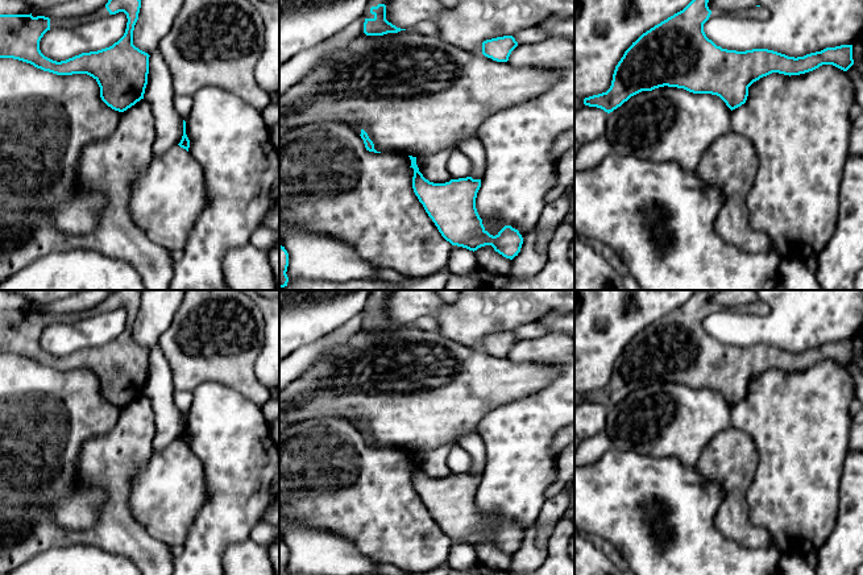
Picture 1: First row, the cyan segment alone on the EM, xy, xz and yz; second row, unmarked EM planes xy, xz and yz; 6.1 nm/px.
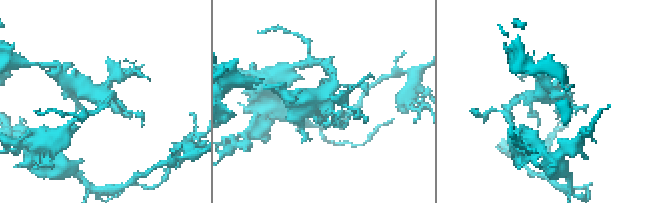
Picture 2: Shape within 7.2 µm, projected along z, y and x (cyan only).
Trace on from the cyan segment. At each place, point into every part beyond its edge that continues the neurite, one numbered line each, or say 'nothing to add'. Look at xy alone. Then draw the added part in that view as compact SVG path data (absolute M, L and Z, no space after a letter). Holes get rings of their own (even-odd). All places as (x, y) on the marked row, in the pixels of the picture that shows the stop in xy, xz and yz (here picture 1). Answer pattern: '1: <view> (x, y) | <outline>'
1: xy (102, 12) | M105 5L99 8L96 12L86 16L86 17L80 17L80 18L50 18L50 29L57 29L57 28L70 28L74 26L76 24L82 24L82 22L88 22L92 20L97 20L101 17L107 17L109 16L109 12L107 11Z

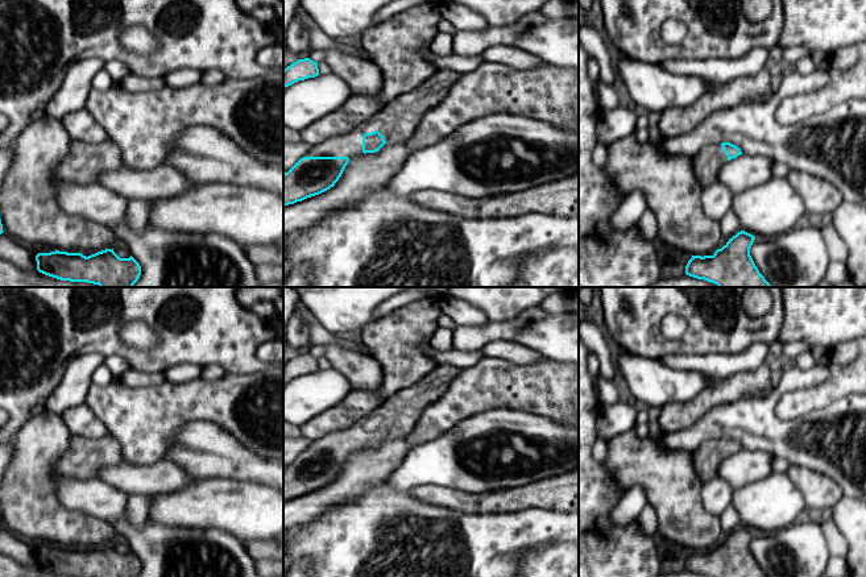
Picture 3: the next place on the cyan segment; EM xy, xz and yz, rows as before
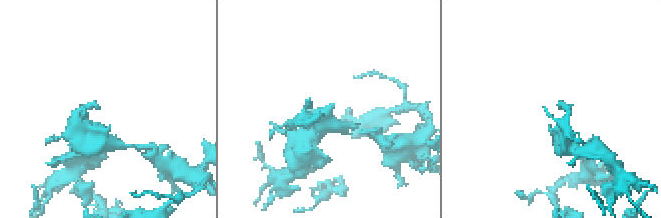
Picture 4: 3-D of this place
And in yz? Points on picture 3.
1: yz (707, 162) | M709 144L691 159L699 182L705 187L714 182L718 169L728 162L728 155L720 144Z

